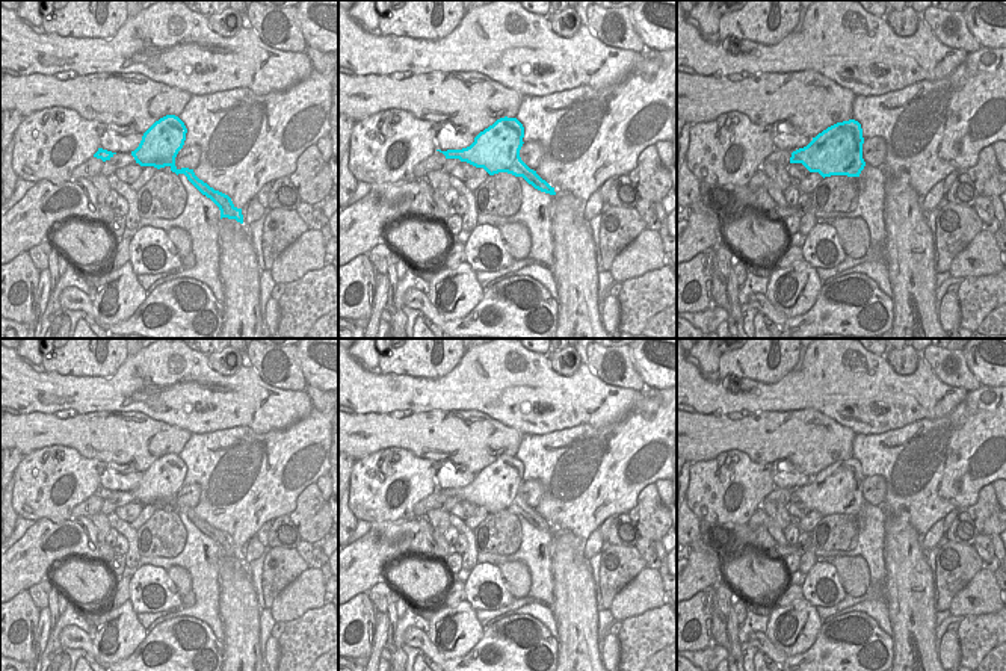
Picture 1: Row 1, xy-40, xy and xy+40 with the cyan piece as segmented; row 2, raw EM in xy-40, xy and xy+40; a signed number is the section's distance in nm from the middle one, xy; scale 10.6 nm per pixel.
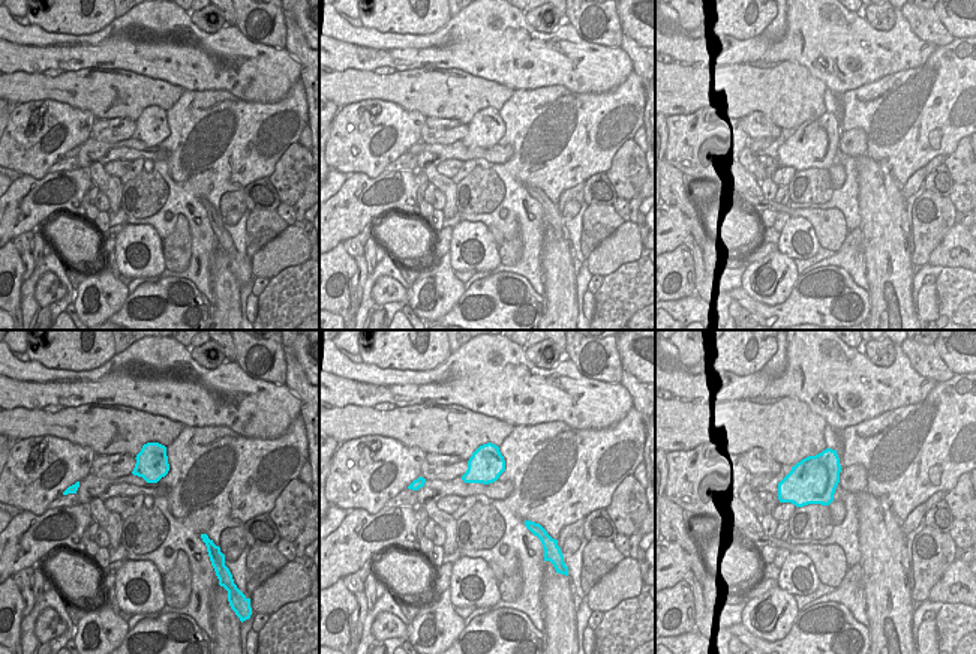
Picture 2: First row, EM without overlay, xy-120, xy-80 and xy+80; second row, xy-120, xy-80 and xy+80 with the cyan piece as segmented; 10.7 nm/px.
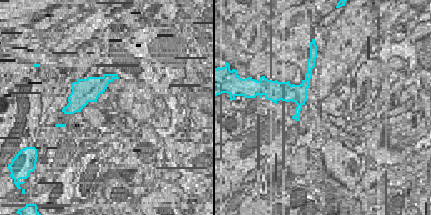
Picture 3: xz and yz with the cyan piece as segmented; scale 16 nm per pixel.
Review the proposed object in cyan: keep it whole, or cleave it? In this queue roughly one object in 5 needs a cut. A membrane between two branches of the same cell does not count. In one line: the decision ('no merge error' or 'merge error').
no merge error

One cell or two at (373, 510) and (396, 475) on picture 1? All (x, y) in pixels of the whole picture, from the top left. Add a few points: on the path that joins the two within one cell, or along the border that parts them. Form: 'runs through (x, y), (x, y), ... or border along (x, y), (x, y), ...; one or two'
runs through (373, 500), (387, 484); one

